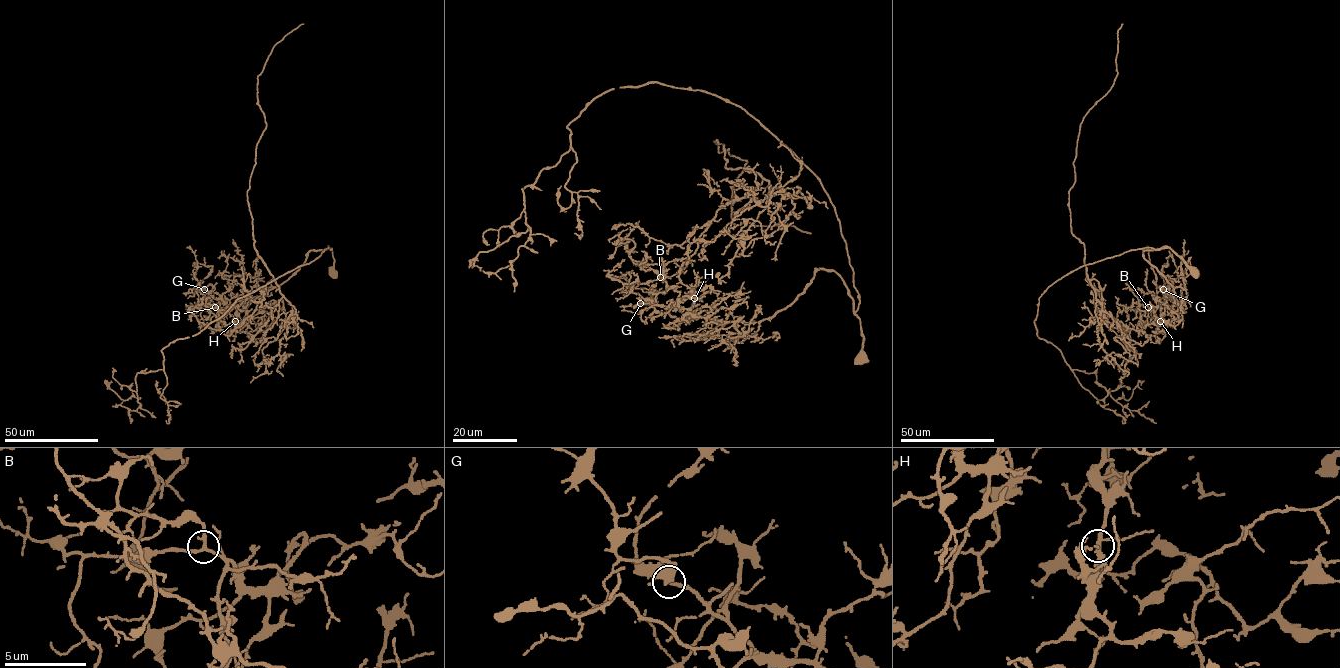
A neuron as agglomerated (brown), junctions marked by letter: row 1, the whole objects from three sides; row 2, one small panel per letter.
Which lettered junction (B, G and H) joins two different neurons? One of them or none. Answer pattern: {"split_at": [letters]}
{"split_at": ["H"]}

